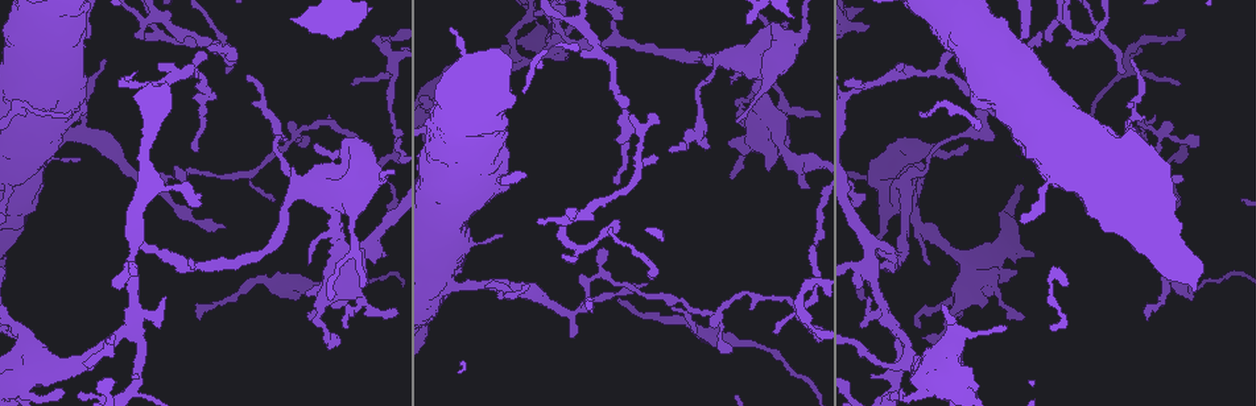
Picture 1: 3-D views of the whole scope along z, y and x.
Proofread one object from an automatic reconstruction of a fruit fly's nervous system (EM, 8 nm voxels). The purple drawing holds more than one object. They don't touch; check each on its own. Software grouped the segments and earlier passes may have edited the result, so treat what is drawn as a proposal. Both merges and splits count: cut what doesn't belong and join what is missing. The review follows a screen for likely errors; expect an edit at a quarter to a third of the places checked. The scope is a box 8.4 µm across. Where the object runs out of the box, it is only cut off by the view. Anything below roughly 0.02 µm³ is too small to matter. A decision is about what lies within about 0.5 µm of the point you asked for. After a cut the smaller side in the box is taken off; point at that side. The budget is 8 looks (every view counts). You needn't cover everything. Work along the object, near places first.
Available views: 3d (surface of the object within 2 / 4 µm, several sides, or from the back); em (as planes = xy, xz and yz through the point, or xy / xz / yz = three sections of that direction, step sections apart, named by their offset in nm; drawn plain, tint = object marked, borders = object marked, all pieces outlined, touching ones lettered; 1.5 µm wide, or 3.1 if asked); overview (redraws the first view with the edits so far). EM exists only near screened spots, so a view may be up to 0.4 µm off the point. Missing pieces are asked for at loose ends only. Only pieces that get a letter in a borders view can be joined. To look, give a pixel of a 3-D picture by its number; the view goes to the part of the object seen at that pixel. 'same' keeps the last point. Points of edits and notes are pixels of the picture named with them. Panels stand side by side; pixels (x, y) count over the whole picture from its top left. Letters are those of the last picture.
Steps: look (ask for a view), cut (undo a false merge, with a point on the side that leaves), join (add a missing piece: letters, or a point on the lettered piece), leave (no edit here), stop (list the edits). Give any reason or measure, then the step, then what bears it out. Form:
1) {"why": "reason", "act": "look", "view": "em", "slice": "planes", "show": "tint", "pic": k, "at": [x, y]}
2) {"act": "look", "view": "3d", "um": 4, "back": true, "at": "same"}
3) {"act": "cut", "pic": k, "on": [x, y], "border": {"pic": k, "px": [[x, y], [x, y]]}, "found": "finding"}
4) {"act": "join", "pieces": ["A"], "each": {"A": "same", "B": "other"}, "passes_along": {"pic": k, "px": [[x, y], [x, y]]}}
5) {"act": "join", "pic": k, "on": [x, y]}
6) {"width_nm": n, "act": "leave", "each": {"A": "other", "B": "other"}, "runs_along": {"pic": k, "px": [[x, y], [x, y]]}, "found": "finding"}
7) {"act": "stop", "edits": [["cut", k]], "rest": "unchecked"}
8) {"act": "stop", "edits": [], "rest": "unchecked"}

{"why": "an open end", "act": "look", "view": "3d", "um": 2, "pic": 1, "at": [200, 320]}

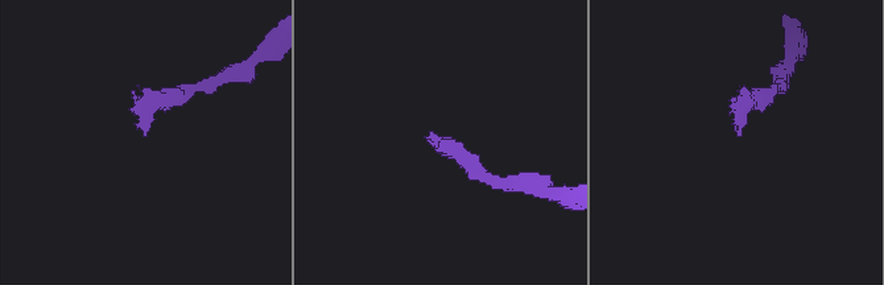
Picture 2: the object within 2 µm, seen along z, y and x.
{"act": "look", "view": "em", "slice": "xy", "step": 8, "show": "borders", "pic": 2, "at": [146, 131]}

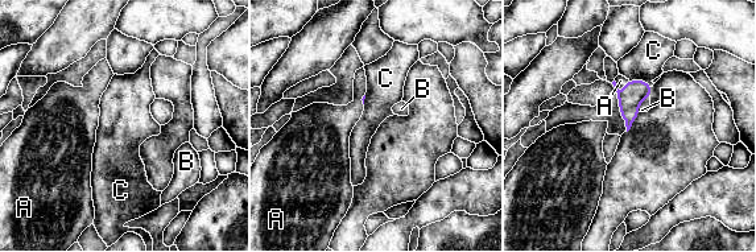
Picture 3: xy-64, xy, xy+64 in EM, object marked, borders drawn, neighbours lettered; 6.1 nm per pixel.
{"act": "look", "view": "em", "slice": "planes", "show": "borders", "at": "same"}

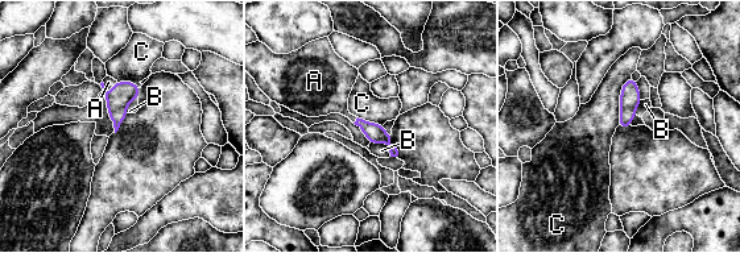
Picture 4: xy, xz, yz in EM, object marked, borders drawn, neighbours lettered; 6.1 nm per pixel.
{"width_nm": 110, "act": "join", "pic": 4, "on": [108, 82], "each": {"A": "same", "B": "other", "C": "other"}, "passes_along": {"pic": 4, "px": [[124, 92], [112, 90], [108, 82]]}, "found": "it goes on there"}

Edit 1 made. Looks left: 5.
{"act": "look", "view": "overview"}

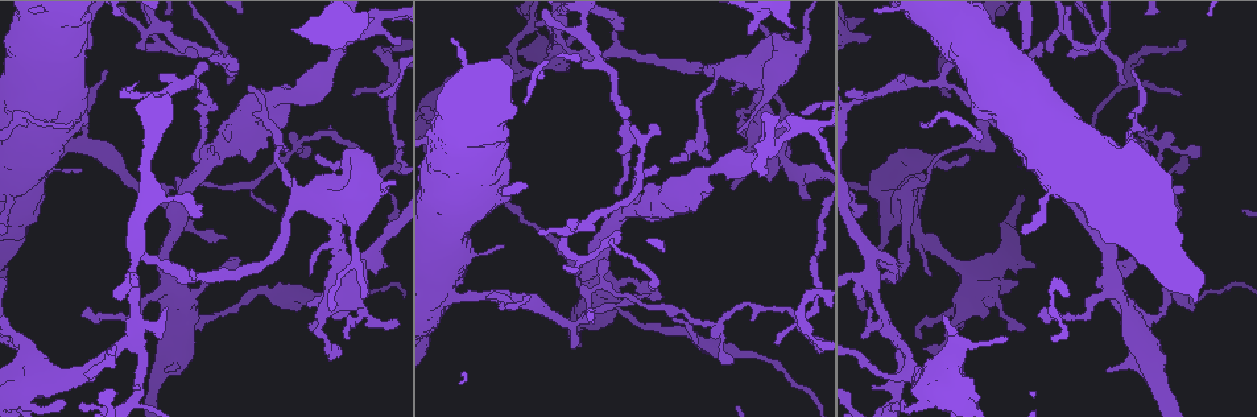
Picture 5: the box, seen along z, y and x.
{"why": "thin end", "act": "look", "view": "3d", "um": 4, "pic": 5, "at": [735, 187]}

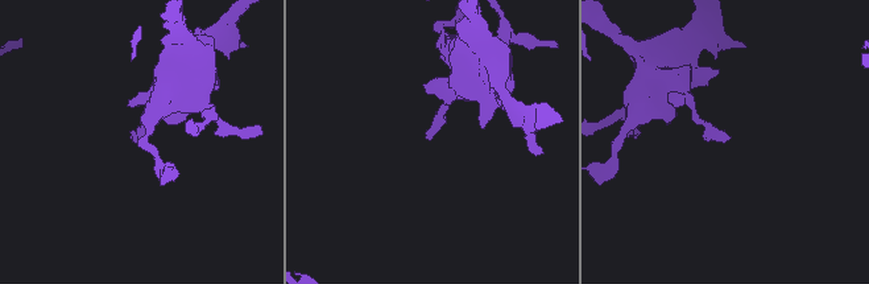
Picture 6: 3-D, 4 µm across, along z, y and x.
{"act": "look", "view": "em", "slice": "planes", "show": "borders", "pic": 6, "at": [730, 138]}

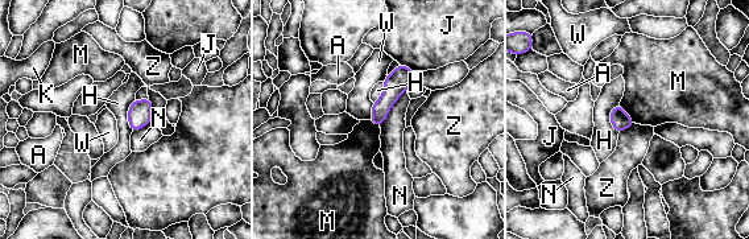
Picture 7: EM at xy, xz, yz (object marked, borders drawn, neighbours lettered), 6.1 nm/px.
{"act": "leave", "each": {"A": "other", "H": "other", "J": "other", "K": "other", "M": "other", "N": "other", "W": "other", "Z": "other"}, "border": {"pic": 7, "px": [[620, 102], [624, 111], [636, 123]]}, "found": "none of them fits"}

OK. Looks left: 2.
{"why": "an open end", "act": "look", "view": "3d", "um": 4, "pic": 5, "at": [870, 35]}

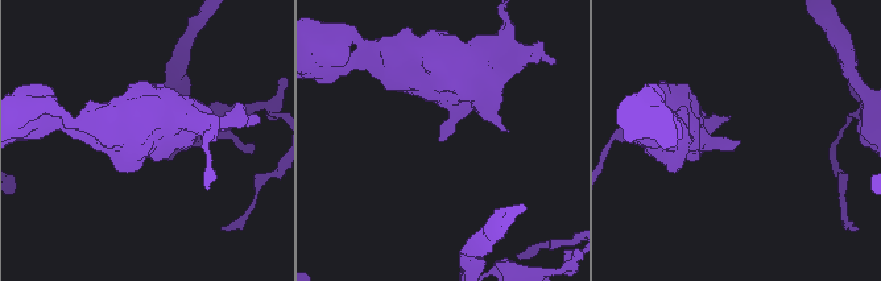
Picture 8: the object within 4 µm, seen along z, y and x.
{"act": "look", "view": "em", "slice": "yz", "step": 8, "show": "borders", "pic": 8, "at": [739, 143]}

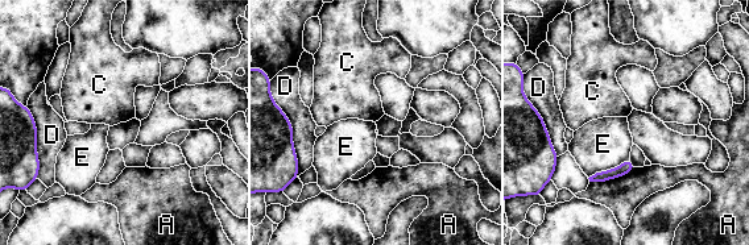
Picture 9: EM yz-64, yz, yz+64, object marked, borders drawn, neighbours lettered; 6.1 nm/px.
{"act": "leave", "each": {"A": "other", "C": "other", "D": "other", "E": "other"}, "border": {"pic": 9, "px": [[636, 167], [620, 177], [590, 182]]}, "found": "none of them fits"}

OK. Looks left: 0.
{"act": "stop", "edits": [["join", 4]], "rest": "unchecked"}

